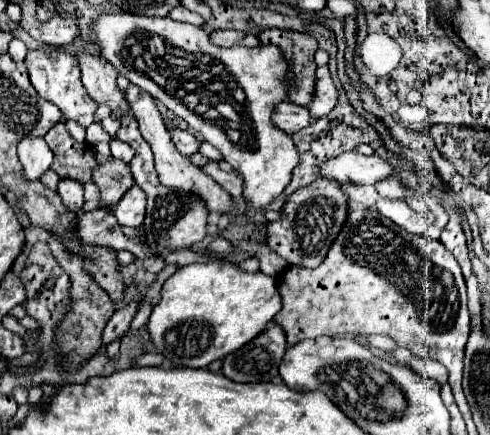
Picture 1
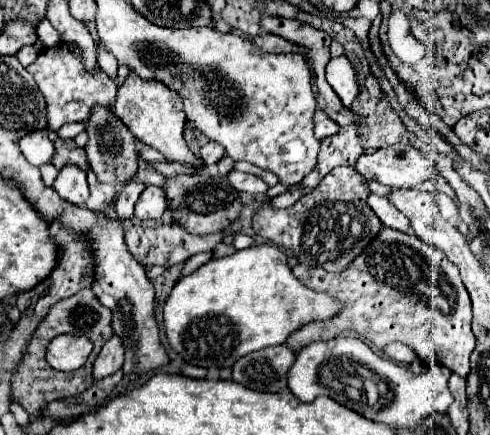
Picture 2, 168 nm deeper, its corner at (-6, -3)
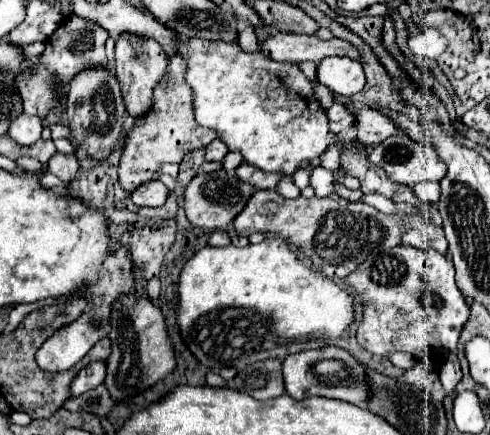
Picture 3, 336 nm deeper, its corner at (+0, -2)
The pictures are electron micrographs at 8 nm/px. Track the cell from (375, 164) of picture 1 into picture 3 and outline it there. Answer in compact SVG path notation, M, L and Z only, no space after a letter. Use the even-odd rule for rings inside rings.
M400 134L394 138L388 138L386 144L378 144L372 152L370 152L370 162L384 168L386 174L400 184L410 184L416 186L420 182L440 182L446 176L446 164L440 160L440 156L436 154L432 144L418 144L412 138L408 138L408 134Z

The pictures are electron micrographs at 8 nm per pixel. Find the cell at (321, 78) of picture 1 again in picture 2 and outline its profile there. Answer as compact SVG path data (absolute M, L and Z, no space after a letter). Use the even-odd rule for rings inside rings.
M344 55L330 59L330 63L326 65L326 73L330 73L330 85L334 93L340 97L342 105L350 107L350 103L358 95L356 71L352 69L352 63Z

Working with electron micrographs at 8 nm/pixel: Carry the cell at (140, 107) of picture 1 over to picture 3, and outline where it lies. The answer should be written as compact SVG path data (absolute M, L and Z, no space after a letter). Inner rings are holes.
M122 34L116 40L116 76L118 82L122 86L122 96L126 102L126 110L138 118L142 116L150 104L152 104L152 88L162 80L162 76L166 74L166 62L168 62L168 54L164 52L164 48L148 36L140 36L142 40L142 48L138 48L138 52L134 52L134 46L126 40L128 34Z

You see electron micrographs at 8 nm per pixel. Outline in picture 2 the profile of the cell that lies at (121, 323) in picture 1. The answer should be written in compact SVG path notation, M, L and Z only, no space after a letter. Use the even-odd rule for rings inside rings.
M112 335L112 339L108 339L102 347L102 351L96 357L94 363L94 379L104 379L108 375L112 375L114 371L118 371L124 363L124 345L120 341L118 335Z

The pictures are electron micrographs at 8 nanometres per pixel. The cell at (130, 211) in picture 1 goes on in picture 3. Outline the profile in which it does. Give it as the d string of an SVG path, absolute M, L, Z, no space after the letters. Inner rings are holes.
M150 180L130 194L136 206L162 206L168 198L168 188L160 180Z

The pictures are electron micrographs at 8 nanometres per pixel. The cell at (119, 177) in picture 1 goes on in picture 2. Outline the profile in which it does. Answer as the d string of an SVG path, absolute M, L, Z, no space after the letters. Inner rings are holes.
M96 107L92 117L86 121L86 131L90 141L86 145L86 153L90 159L90 167L102 183L128 183L134 179L138 171L138 153L134 135L122 125L122 121L104 107Z

